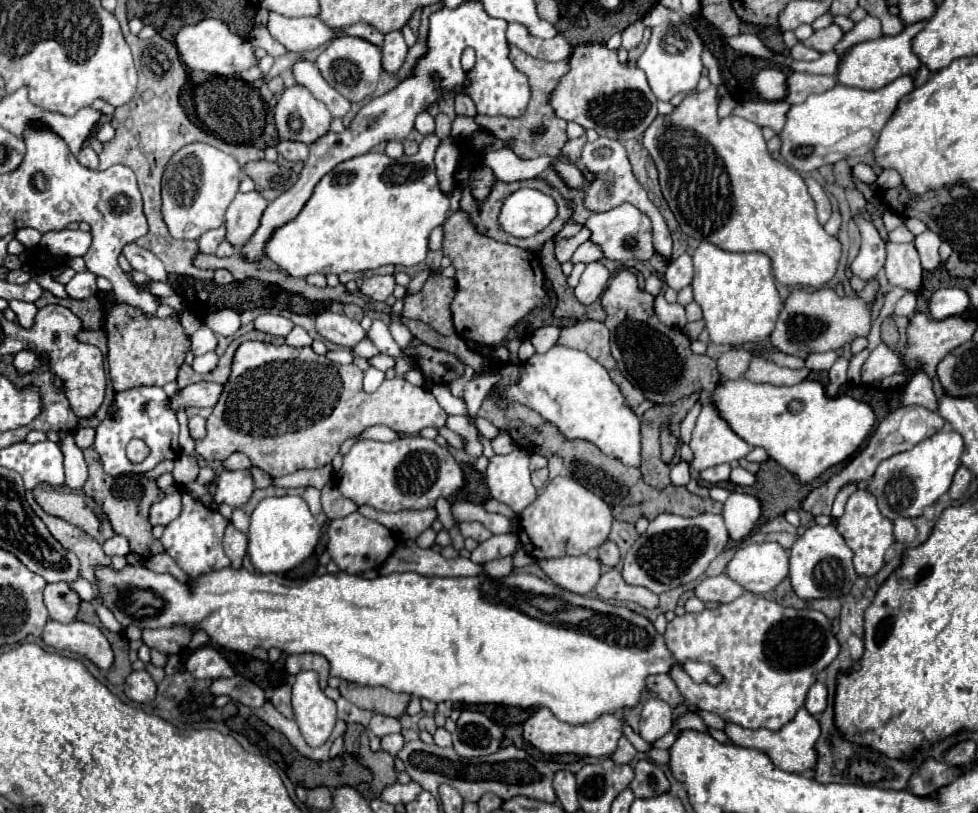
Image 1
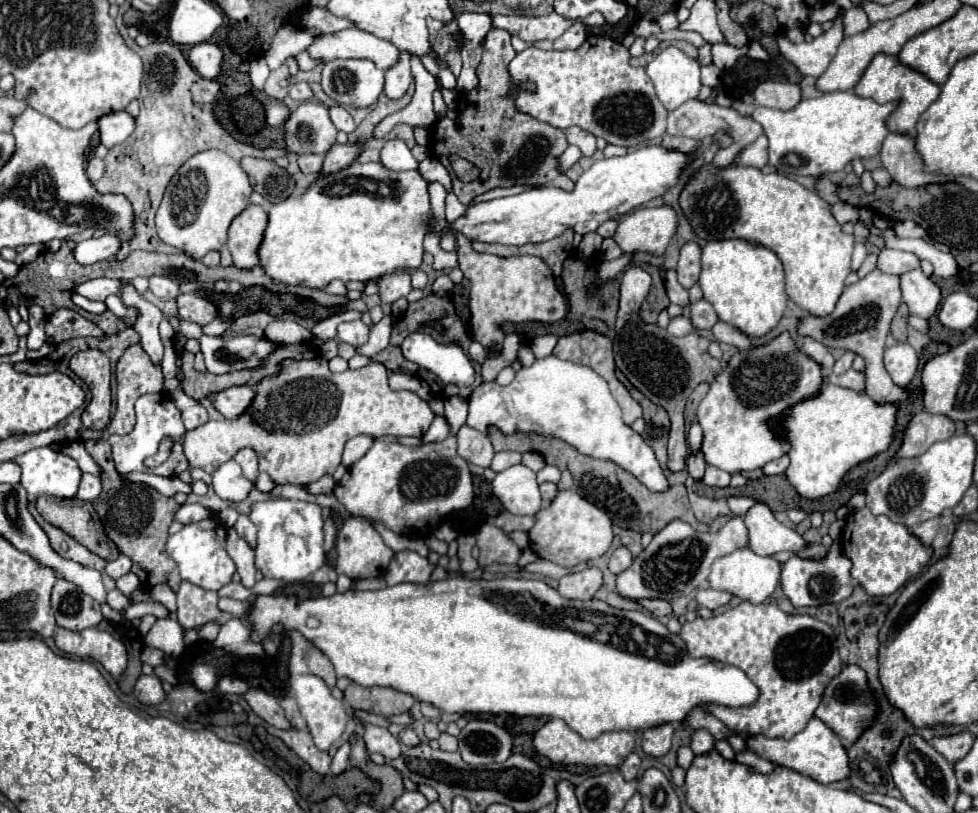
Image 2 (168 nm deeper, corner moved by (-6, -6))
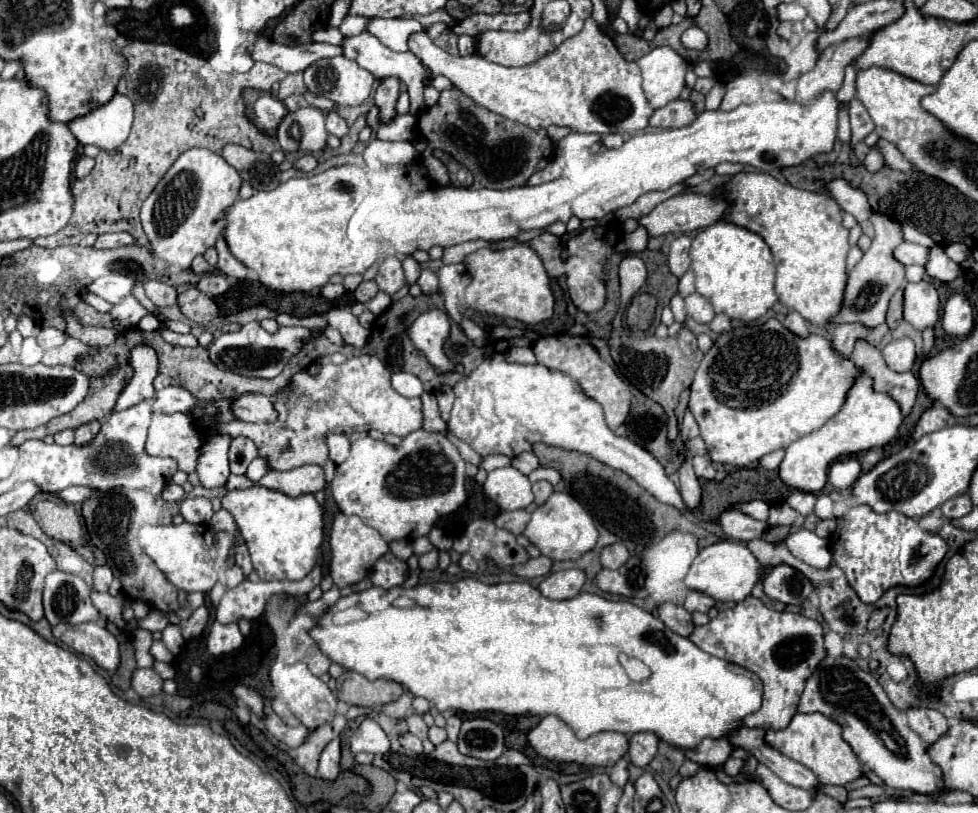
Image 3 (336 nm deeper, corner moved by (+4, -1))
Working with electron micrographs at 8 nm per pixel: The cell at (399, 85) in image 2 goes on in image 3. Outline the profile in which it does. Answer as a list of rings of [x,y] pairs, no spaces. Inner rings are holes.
[[[382,78],[380,80],[380,86],[376,88],[376,106],[382,110],[380,112],[380,118],[384,122],[390,122],[396,112],[394,112],[394,104],[398,100],[398,94],[400,94],[400,80],[398,78]]]

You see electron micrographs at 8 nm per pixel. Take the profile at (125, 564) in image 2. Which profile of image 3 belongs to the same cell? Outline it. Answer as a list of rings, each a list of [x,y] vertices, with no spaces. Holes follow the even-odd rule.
[[[108,564],[96,566],[96,570],[94,570],[94,588],[98,592],[106,592],[108,586],[112,584],[112,578],[114,578],[114,574],[112,574],[112,570],[110,570]]]

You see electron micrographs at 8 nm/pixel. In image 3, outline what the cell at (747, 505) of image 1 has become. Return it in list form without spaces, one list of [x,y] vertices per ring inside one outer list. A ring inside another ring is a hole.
[[[800,528],[794,534],[788,534],[782,544],[786,544],[786,548],[802,562],[814,566],[814,568],[828,568],[828,564],[832,562],[832,550],[830,550],[830,542],[826,538],[816,536],[814,532]]]

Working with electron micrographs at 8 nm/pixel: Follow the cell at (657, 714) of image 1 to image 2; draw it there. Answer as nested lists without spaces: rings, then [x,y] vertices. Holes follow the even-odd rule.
[[[670,723],[646,729],[642,733],[642,749],[644,749],[644,753],[652,755],[652,757],[666,755],[670,751],[672,733],[674,733],[674,727]]]

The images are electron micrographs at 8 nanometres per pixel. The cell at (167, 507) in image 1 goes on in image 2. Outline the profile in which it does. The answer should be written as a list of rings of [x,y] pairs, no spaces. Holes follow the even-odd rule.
[[[184,503],[184,505],[178,509],[178,513],[176,513],[174,519],[180,521],[180,523],[184,523],[184,525],[188,525],[188,523],[202,521],[202,519],[206,519],[206,517],[214,517],[214,519],[218,519],[220,515],[218,515],[218,511],[212,511],[212,509],[208,509],[208,507],[198,505],[198,503],[192,503],[192,505]]]

